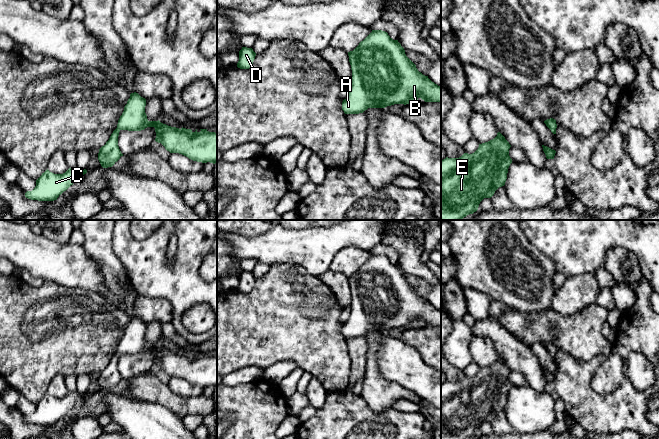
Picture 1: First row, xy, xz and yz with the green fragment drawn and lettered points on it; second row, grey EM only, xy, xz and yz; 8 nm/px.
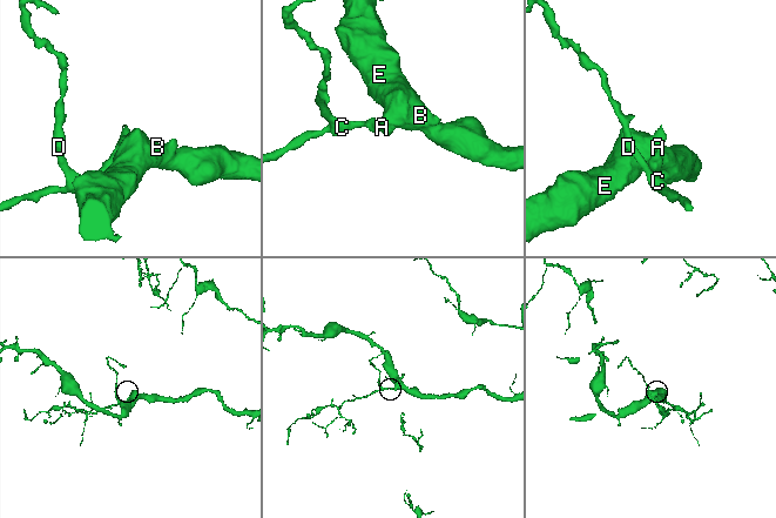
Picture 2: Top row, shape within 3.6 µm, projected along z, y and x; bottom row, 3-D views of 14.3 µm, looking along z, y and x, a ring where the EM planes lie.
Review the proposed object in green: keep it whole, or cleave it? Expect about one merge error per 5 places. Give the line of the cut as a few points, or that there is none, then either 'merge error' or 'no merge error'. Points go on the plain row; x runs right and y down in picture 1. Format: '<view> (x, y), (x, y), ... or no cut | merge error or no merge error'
no cut | no merge error

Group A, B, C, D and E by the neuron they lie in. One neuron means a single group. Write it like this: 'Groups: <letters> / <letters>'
Groups: A B C D E

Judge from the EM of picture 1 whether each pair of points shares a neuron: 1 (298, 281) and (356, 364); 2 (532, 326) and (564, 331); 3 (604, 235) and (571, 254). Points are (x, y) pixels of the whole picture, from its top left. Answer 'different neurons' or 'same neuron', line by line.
1: different neurons
2: same neuron
3: same neuron

